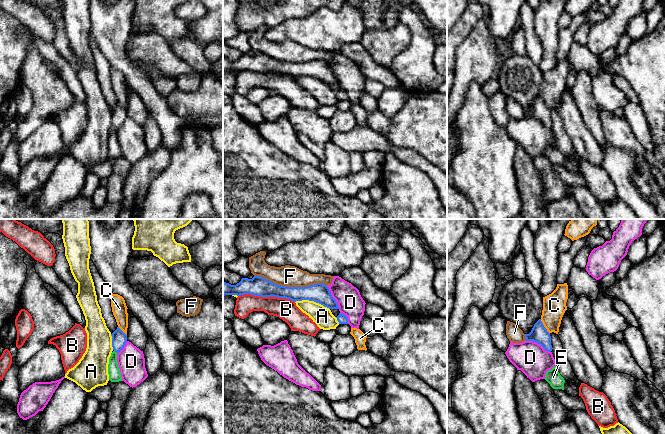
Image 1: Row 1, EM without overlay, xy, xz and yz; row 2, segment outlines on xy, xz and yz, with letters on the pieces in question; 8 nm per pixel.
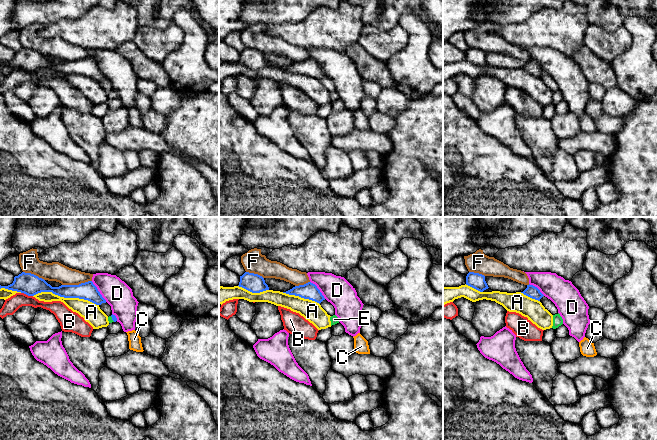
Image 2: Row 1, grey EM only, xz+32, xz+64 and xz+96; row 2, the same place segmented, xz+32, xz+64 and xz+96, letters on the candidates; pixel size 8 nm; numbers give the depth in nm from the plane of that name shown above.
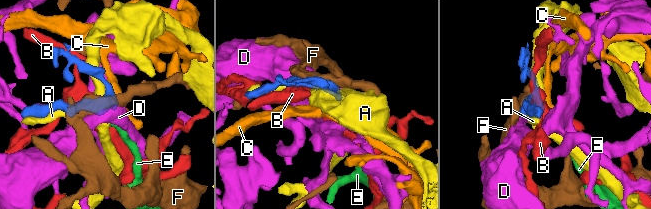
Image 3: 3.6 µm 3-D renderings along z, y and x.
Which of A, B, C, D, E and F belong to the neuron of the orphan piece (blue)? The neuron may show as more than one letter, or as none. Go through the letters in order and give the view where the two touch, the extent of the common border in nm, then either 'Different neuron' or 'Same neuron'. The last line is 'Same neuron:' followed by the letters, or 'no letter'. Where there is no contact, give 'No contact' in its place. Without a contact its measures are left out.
A: Touches blue in xz. Shared border 280 nm. Different neuron
B: Touches blue in xz. Shared border 460 nm. Different neuron
C: Touches blue in yz. Shared border 140 nm. Different neuron
D: Touches blue in yz. Shared border 220 nm. Different neuron
E: Touches blue in xy. Shared border 40 nm. Same neuron
F: Touches blue in xz. Shared border 600 nm. Different neuron
Same neuron: E

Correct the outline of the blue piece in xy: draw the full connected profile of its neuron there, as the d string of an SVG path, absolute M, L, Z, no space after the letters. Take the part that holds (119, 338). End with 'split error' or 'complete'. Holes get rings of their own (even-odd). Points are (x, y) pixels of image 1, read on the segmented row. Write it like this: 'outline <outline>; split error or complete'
outline M119 328L111 334L113 352L109 358L108 374L111 382L122 381L121 372L117 363L117 354L124 348L127 342L127 335Z; split error

